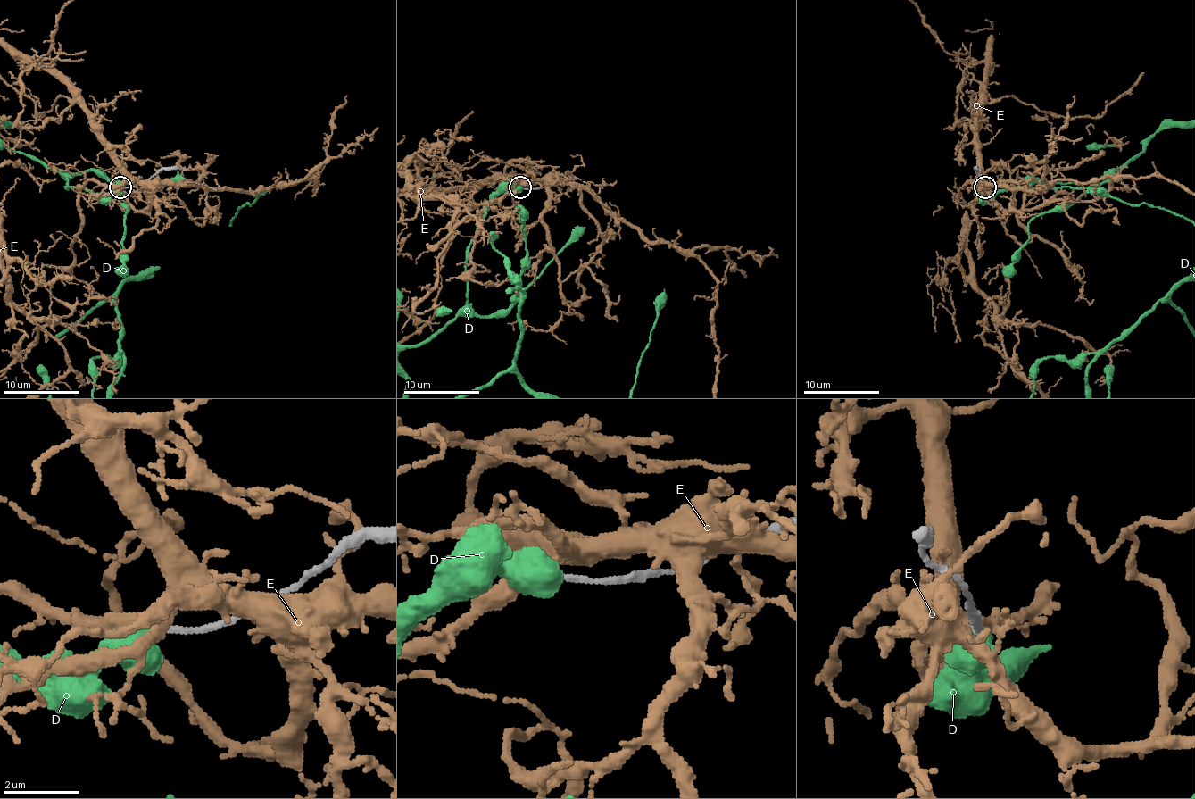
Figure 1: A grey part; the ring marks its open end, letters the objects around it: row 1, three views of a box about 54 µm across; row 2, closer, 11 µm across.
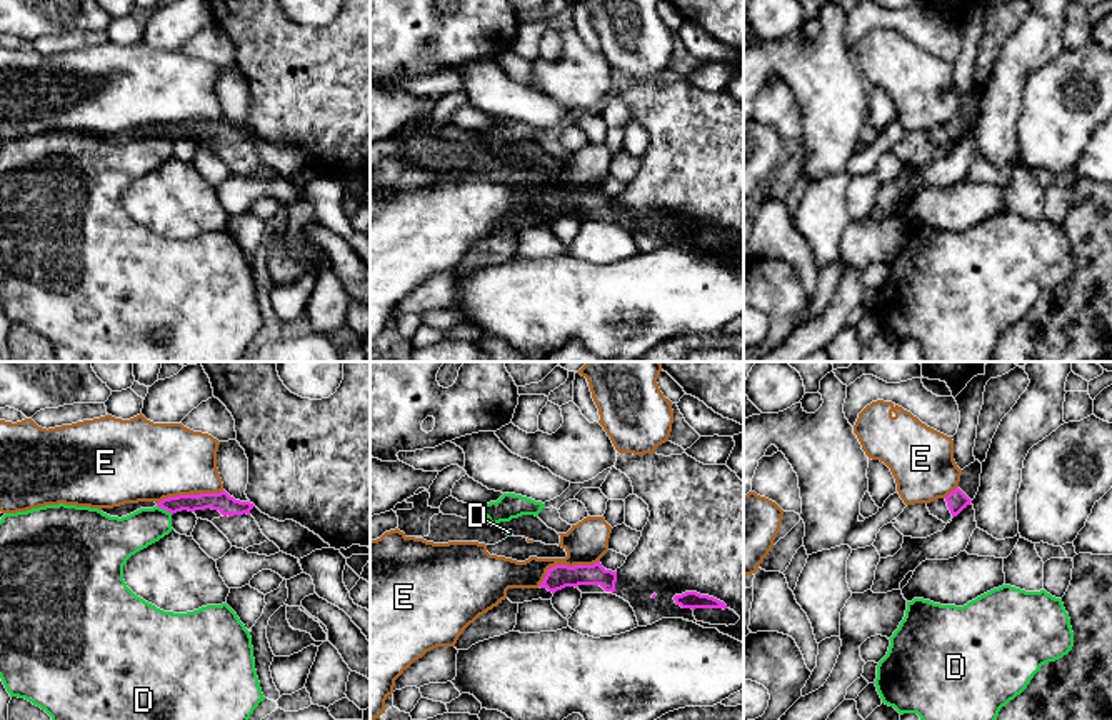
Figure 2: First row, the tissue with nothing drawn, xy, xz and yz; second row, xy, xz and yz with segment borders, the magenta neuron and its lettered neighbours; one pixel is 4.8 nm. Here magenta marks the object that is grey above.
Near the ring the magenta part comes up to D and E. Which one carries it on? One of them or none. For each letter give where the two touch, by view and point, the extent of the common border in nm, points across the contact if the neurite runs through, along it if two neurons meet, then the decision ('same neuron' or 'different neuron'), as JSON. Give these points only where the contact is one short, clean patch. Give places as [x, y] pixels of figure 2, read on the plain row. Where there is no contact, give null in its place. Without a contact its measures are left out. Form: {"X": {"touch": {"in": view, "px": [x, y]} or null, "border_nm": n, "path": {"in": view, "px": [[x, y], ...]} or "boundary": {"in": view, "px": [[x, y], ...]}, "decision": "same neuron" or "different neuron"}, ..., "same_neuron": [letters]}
{"D": {"touch": {"in": "xy", "px": [165, 135]}, "border_nm": 90, "boundary": {"in": "xy", "px": [[157, 132], [172, 140]]}, "decision": "different neuron"}, "E": {"touch": {"in": "xz", "px": [566, 192]}, "border_nm": 320, "boundary": {"in": "xz", "px": [[599, 187], [592, 190], [552, 192], [539, 212]]}, "decision": "different neuron"}, "same_neuron": []}

